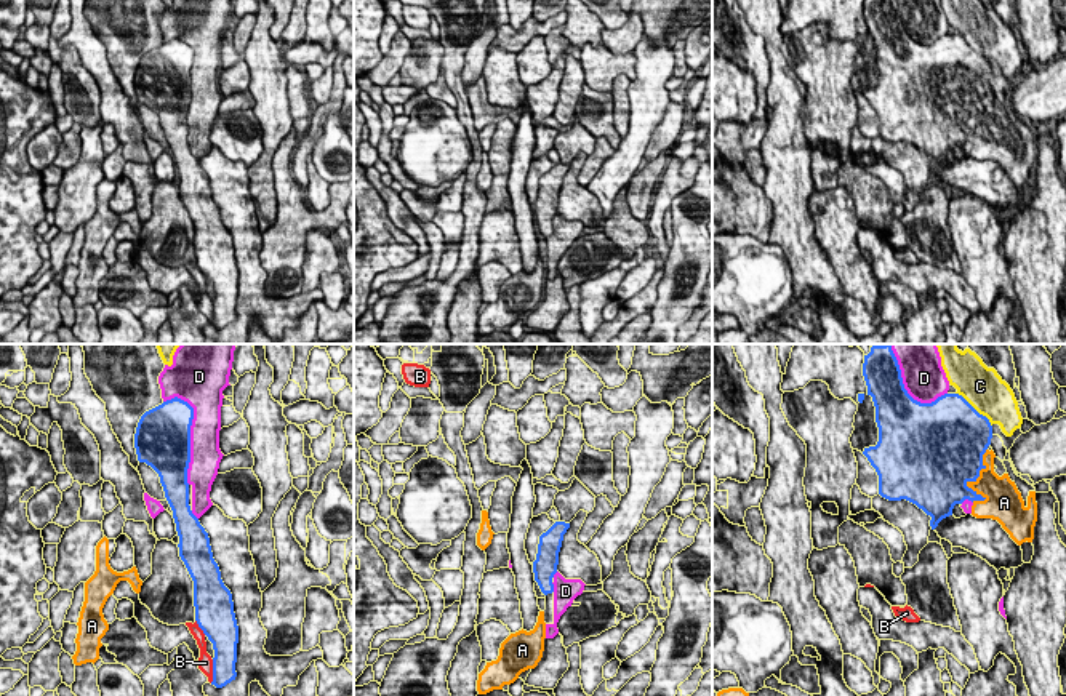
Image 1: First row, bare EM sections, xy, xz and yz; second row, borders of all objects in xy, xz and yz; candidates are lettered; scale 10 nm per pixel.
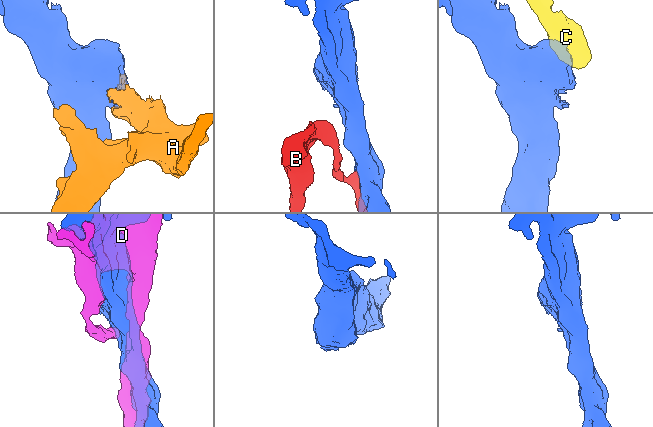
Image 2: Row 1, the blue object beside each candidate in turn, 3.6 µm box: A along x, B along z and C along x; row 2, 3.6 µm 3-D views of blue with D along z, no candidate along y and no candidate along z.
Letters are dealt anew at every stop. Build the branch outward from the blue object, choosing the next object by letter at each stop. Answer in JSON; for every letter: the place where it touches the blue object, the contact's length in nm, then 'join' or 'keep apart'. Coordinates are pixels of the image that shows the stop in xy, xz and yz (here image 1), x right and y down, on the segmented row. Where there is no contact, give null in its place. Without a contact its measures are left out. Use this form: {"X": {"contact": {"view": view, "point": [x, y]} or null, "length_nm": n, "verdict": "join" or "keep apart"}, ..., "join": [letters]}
{"A": {"contact": {"view": "yz", "point": [972, 480]}, "length_nm": 550, "verdict": "join"}, "B": {"contact": {"view": "xy", "point": [213, 671]}, "length_nm": 240, "verdict": "keep apart"}, "C": {"contact": {"view": "yz", "point": [973, 408]}, "length_nm": 500, "verdict": "keep apart"}, "D": {"contact": {"view": "xy", "point": [189, 437]}, "length_nm": 900, "verdict": "keep apart"}, "join": ["A"]}

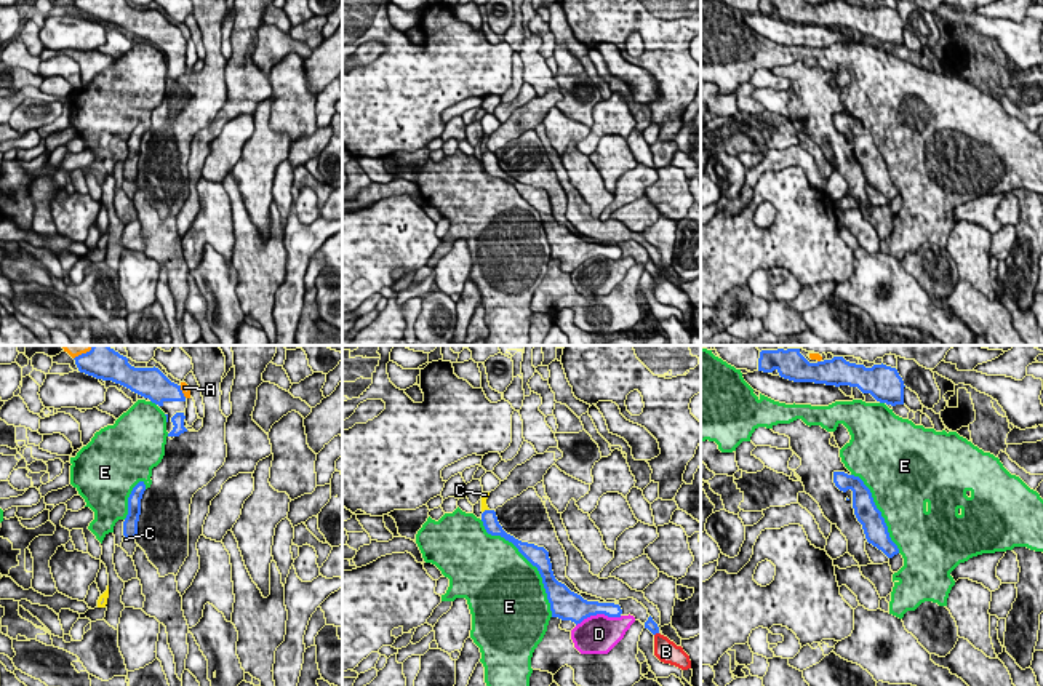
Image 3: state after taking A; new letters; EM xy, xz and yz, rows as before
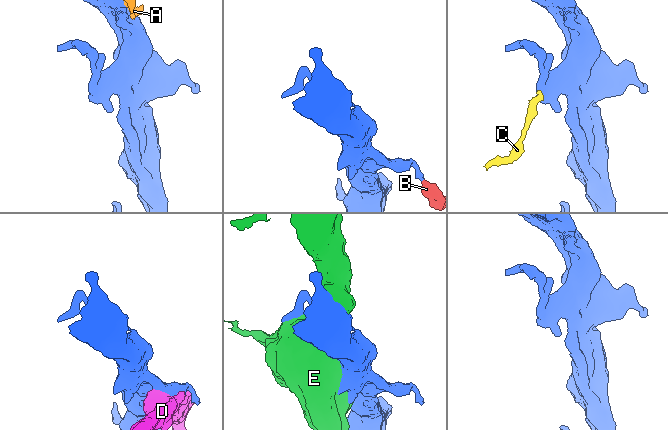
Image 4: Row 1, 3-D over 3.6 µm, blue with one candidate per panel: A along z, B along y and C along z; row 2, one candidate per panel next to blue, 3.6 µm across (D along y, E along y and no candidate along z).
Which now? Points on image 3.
{"A": {"contact": {"view": "xy", "point": [83, 354]}, "length_nm": 240, "verdict": "keep apart"}, "B": {"contact": {"view": "xz", "point": [656, 632]}, "length_nm": 60, "verdict": "keep apart"}, "C": {"contact": {"view": "xz", "point": [485, 510]}, "length_nm": 70, "verdict": "keep apart"}, "D": {"contact": {"view": "xz", "point": [599, 613]}, "length_nm": 480, "verdict": "keep apart"}, "E": {"contact": {"view": "xz", "point": [530, 562]}, "length_nm": 1200, "verdict": "keep apart"}, "join": []}

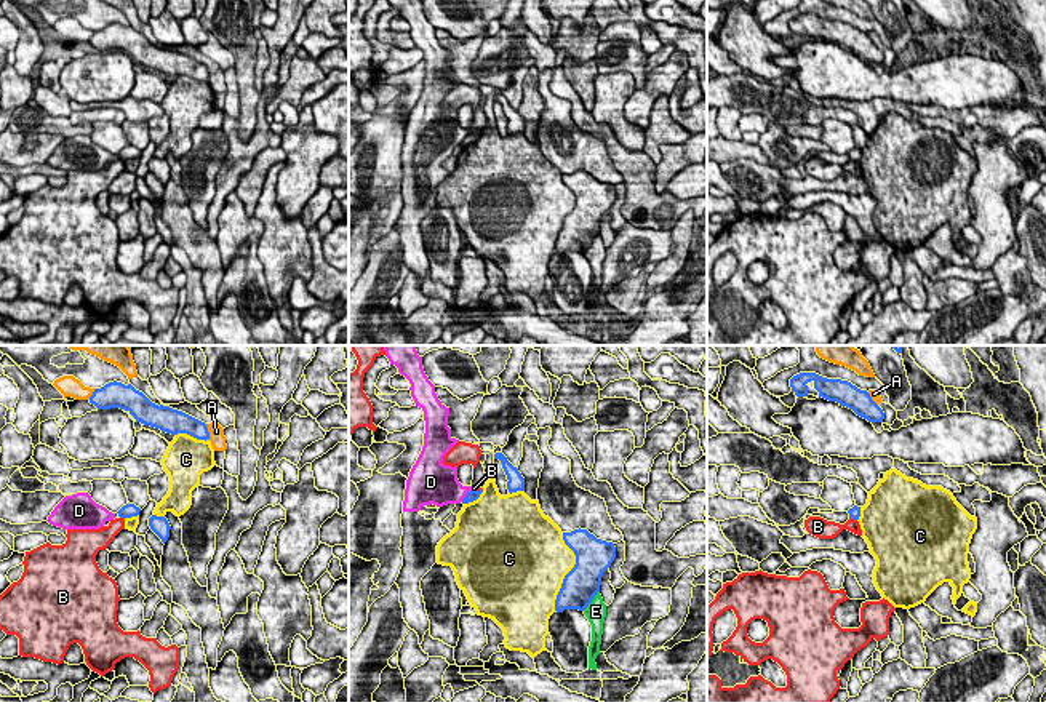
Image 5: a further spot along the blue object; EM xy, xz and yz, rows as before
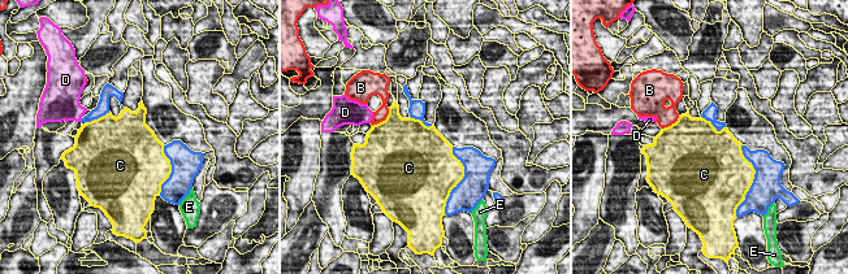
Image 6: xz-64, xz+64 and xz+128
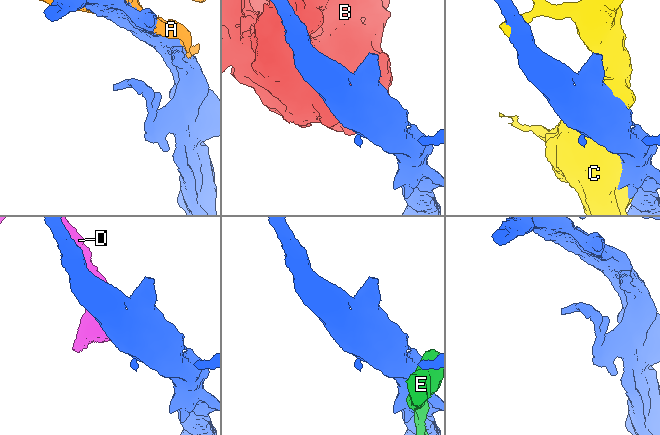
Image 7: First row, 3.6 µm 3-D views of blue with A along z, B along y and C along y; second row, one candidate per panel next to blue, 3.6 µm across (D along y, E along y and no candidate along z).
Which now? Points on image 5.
{"A": {"contact": {"view": "xy", "point": [208, 432]}, "length_nm": 170, "verdict": "keep apart"}, "B": {"contact": {"view": "xy", "point": [122, 517]}, "length_nm": 60, "verdict": "keep apart"}, "C": {"contact": {"view": "xz", "point": [570, 571]}, "length_nm": 800, "verdict": "keep apart"}, "D": {"contact": {"view": "xz", "point": [466, 496]}, "length_nm": 160, "verdict": "keep apart"}, "E": {"contact": {"view": "xz", "point": [592, 598]}, "length_nm": 260, "verdict": "keep apart"}, "join": []}

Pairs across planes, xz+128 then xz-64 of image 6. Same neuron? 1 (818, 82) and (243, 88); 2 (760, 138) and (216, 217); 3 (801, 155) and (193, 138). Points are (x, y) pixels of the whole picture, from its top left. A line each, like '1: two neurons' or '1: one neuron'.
1: two neurons
2: two neurons
3: two neurons

